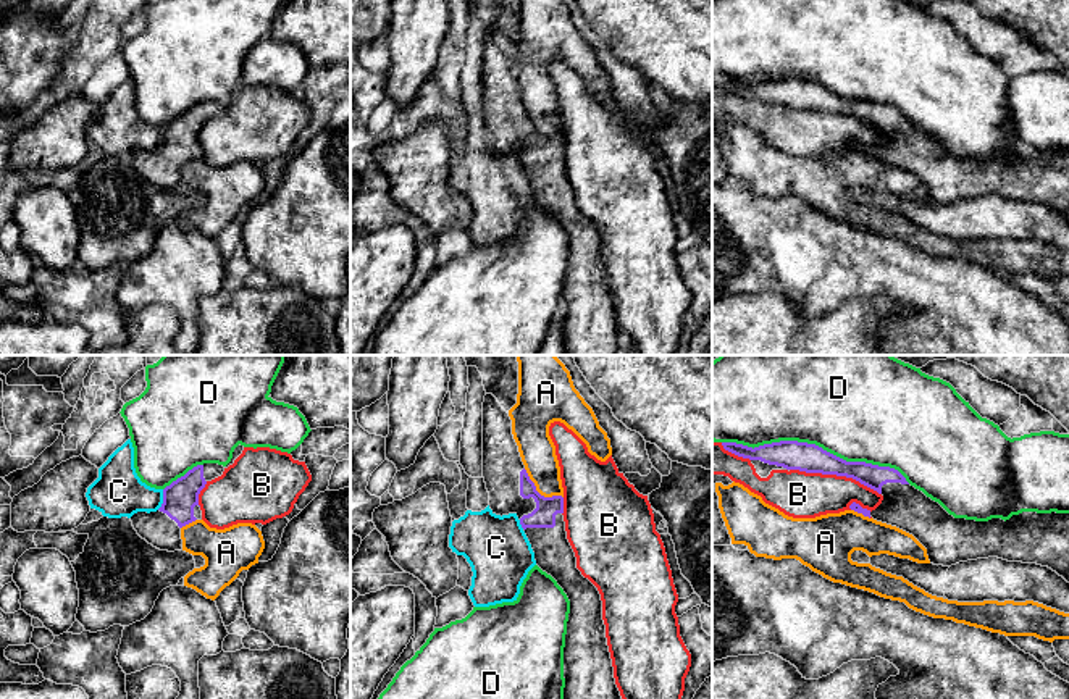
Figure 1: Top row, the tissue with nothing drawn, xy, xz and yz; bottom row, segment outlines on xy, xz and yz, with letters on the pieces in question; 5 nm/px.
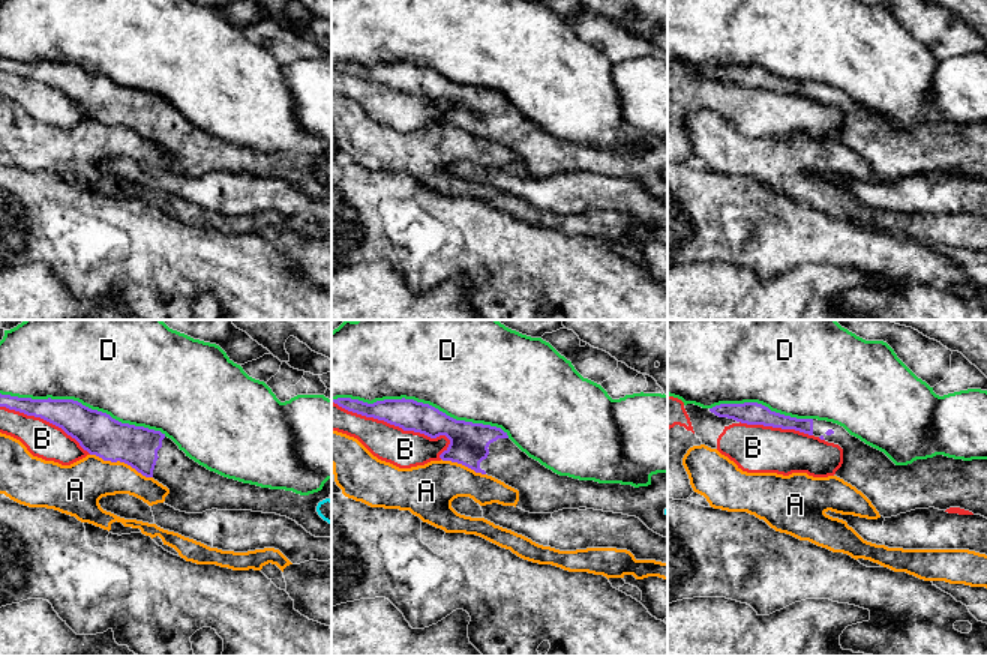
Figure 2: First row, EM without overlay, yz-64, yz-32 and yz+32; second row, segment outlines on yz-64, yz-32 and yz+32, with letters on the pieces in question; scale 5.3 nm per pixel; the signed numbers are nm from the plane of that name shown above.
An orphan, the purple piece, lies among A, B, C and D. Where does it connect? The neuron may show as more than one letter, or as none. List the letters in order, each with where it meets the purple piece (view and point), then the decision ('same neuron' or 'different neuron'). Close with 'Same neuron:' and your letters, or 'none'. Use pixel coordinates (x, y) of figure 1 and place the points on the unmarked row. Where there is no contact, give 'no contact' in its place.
A: xz (538, 131) | different neuron
B: yz (835, 112) | different neuron
C: xy (163, 138) | different neuron
D: yz (814, 83) | different neuron
Same neuron: none

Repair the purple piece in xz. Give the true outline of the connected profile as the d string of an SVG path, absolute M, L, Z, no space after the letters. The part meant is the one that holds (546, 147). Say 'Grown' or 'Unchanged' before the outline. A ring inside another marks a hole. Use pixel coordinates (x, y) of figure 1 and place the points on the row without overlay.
Grown. M493 32L483 40L483 116L489 131L489 147L496 153L515 152L534 190L536 203L551 213L570 239L564 286L565 355L617 355L623 337L615 323L612 297L602 258L597 226L576 207L575 190L567 178L564 136L544 136L536 129L522 100L512 73L512 58Z

